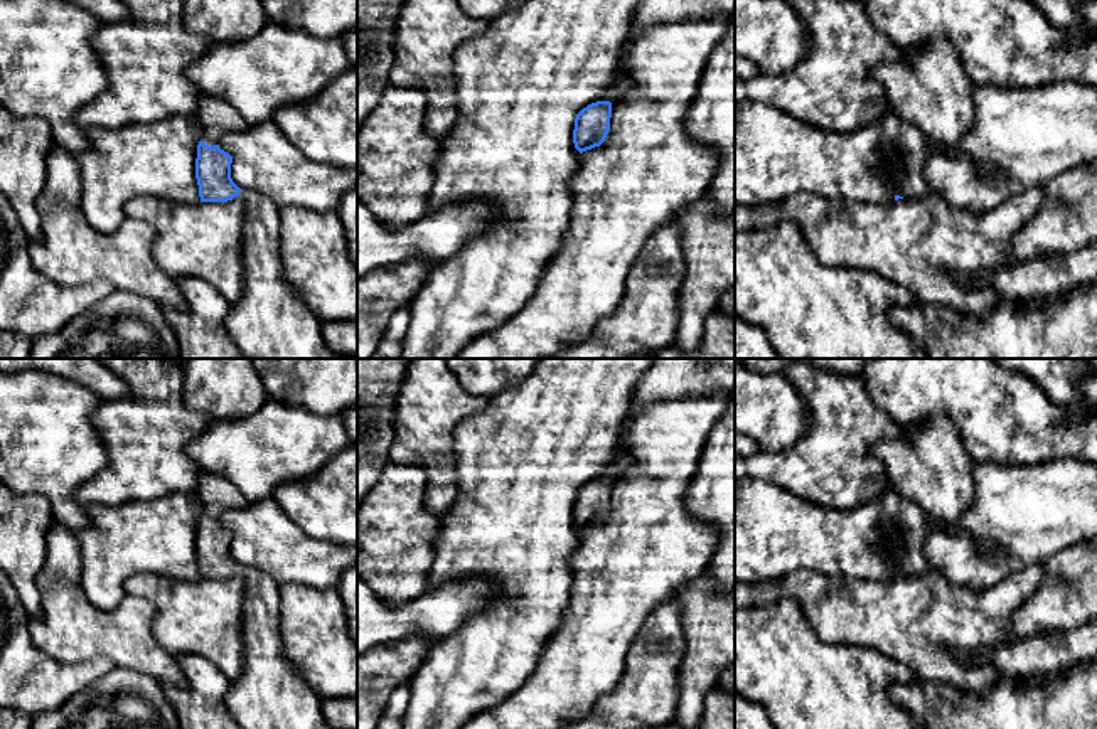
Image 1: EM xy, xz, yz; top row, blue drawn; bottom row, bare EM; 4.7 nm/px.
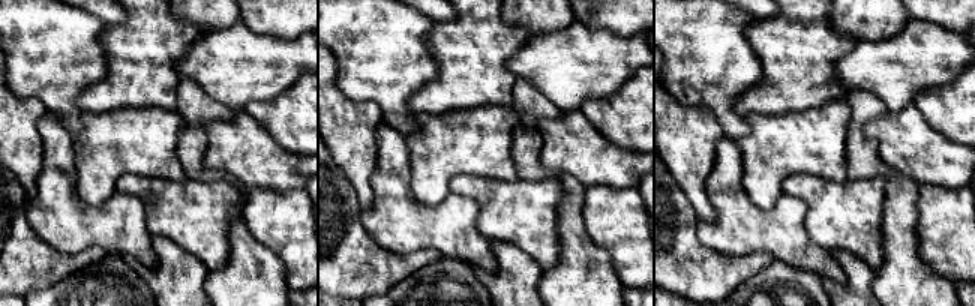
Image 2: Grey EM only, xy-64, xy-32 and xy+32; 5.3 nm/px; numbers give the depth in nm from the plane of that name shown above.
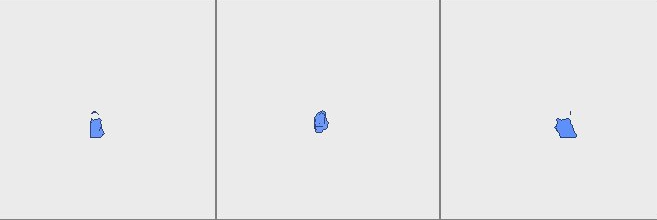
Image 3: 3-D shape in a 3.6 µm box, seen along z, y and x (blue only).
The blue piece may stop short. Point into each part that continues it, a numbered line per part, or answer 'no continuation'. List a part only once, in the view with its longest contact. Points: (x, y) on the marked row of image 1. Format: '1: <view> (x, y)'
1: xy (216, 117)
2: xy (270, 320)

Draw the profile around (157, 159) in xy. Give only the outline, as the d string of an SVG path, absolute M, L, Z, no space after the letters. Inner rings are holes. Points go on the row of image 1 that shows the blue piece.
M195 116L116 130L86 128L84 133L89 145L76 155L81 210L96 232L115 232L126 219L125 205L138 195L201 202L195 158L202 130Z

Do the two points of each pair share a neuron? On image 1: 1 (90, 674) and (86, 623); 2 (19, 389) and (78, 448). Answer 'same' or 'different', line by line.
1: different
2: same

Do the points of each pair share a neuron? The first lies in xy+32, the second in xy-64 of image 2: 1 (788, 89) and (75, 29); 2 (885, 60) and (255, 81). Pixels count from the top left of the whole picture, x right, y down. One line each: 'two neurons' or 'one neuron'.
1: two neurons
2: one neuron

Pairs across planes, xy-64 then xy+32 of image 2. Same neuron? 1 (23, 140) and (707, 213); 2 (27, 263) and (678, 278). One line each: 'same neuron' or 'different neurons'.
1: same neuron
2: same neuron

